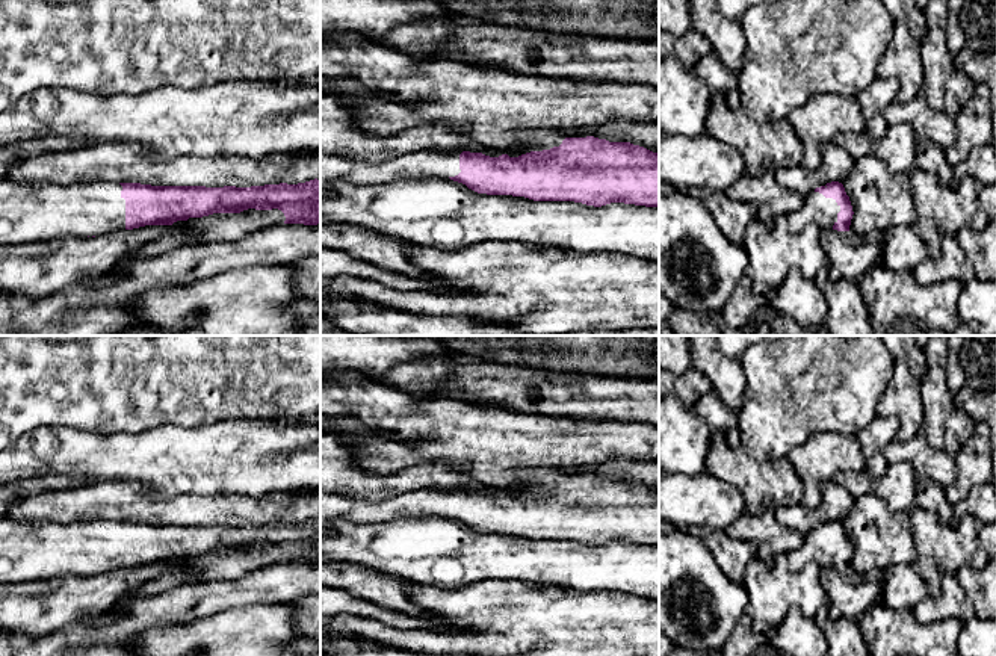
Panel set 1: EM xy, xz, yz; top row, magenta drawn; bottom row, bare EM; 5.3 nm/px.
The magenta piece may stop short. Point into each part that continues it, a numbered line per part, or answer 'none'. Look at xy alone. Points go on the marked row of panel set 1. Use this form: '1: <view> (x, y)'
1: xy (27, 212)

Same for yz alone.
1: yz (816, 209)

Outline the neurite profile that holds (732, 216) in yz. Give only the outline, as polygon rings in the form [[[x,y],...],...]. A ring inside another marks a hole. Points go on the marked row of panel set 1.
[[[701,187],[692,190],[710,210],[718,228],[736,245],[744,245],[742,236],[753,216],[753,206],[732,200],[724,190]]]

